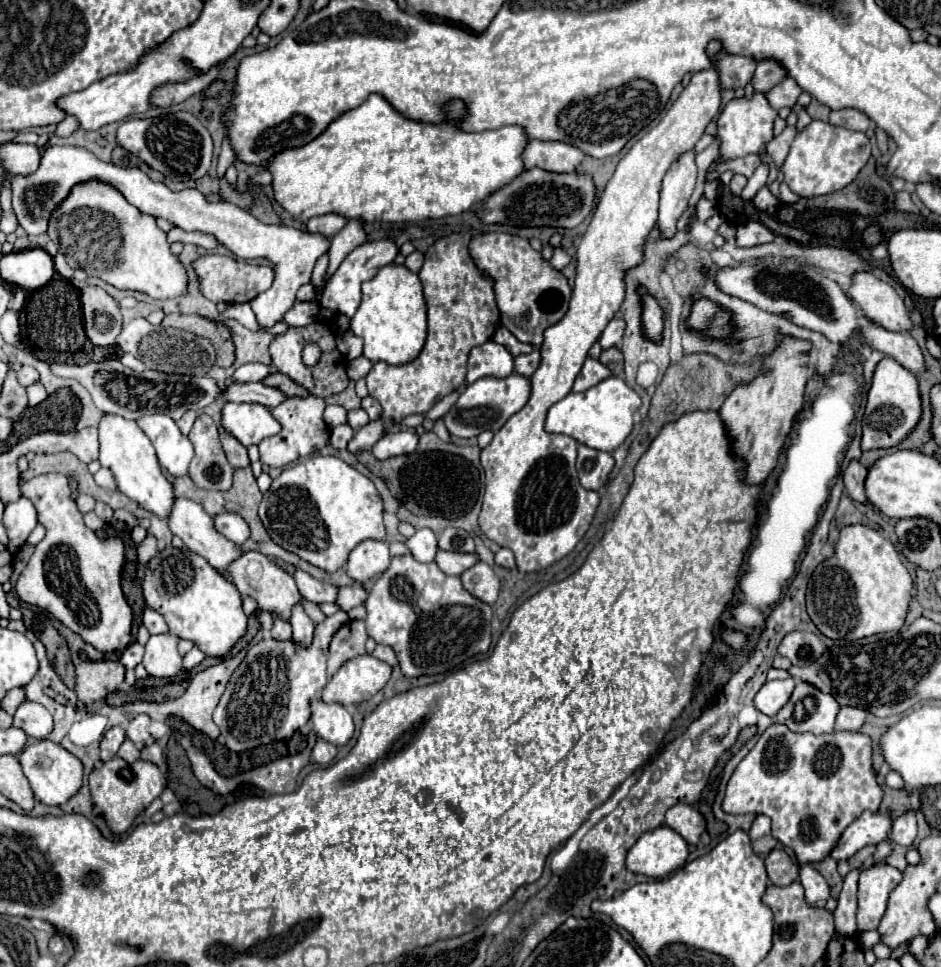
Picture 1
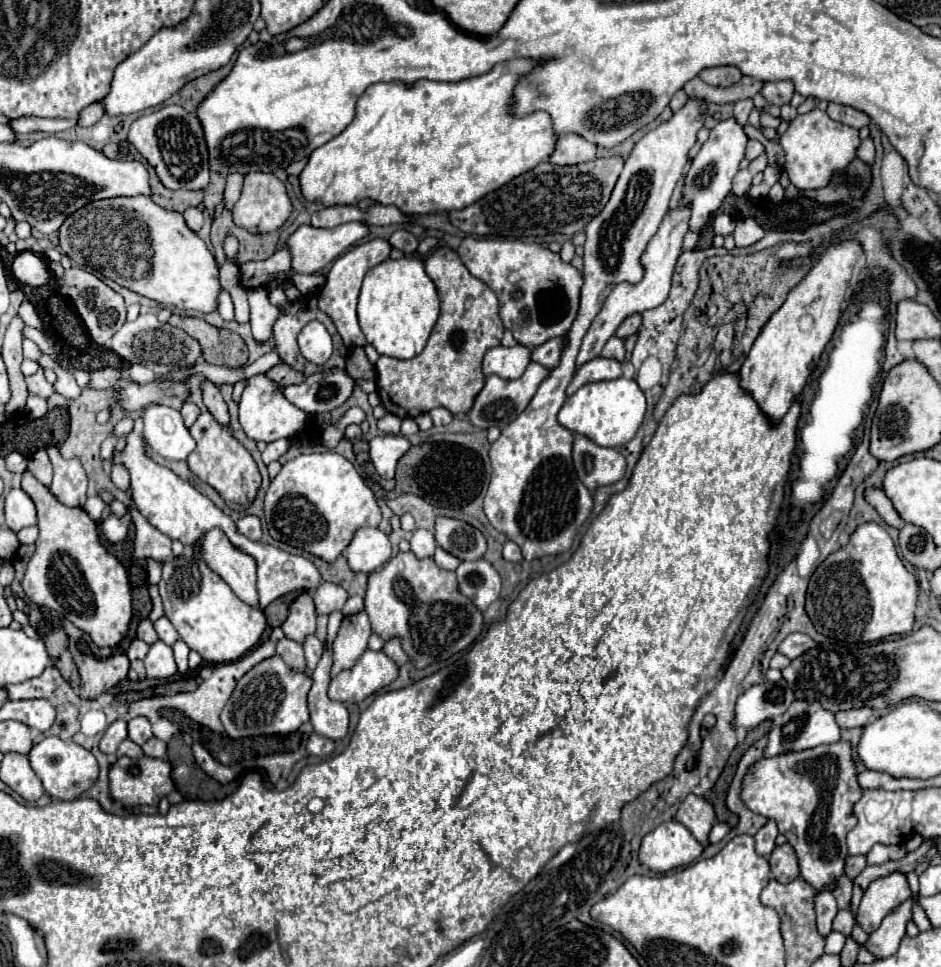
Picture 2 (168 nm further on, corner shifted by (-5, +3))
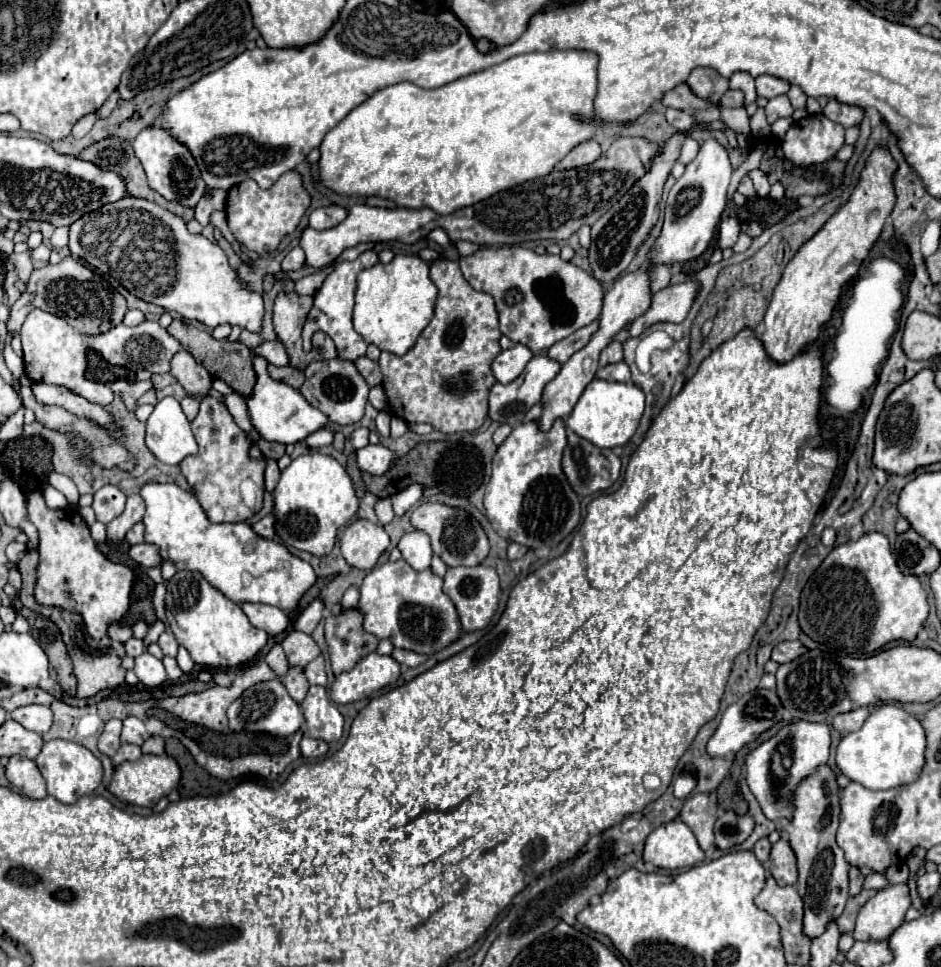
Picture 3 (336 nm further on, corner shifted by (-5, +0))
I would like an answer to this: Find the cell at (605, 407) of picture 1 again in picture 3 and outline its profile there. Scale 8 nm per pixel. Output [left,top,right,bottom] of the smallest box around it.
[567,379,645,449]

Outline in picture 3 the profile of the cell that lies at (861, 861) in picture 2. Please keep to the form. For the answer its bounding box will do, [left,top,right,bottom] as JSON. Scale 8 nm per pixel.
[849,867,863,897]

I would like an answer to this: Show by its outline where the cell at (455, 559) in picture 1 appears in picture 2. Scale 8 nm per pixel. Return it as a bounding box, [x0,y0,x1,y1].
[433,548,461,570]

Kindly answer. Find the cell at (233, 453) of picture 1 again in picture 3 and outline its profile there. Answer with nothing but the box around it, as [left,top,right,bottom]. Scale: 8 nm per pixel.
[169,349,211,395]

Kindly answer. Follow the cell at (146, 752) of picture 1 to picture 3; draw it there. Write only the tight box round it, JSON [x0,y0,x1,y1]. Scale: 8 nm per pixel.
[141,735,165,755]

